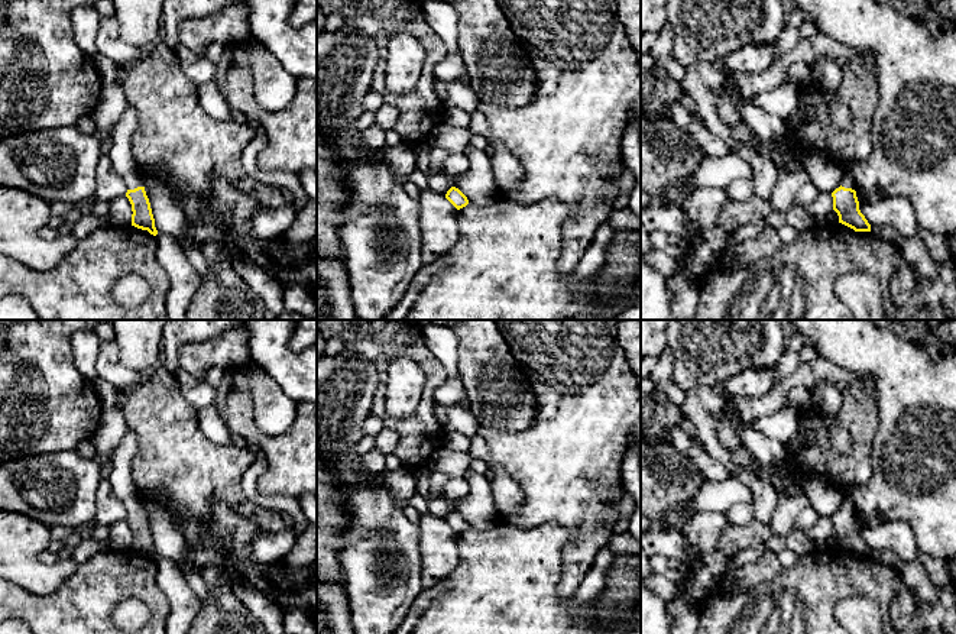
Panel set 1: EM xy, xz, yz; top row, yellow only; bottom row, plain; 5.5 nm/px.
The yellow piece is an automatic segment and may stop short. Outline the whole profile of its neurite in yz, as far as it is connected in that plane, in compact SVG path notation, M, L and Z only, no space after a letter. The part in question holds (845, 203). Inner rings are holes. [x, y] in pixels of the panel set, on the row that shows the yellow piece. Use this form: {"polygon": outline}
{"polygon": "M855 161L840 164L843 171L842 185L832 193L833 210L839 216L839 223L853 229L855 232L871 232L871 224L859 210L859 201L852 178L852 165Z"}

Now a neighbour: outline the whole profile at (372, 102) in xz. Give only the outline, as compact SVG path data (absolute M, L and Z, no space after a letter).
M369 91L362 101L362 109L363 109L363 111L376 113L385 104L385 101L386 100L385 100L383 94Z

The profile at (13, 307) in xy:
M7 295L0 300L0 320L40 320L30 303L20 295Z

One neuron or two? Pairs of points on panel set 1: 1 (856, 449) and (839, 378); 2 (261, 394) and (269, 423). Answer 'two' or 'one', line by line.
1: two
2: one

